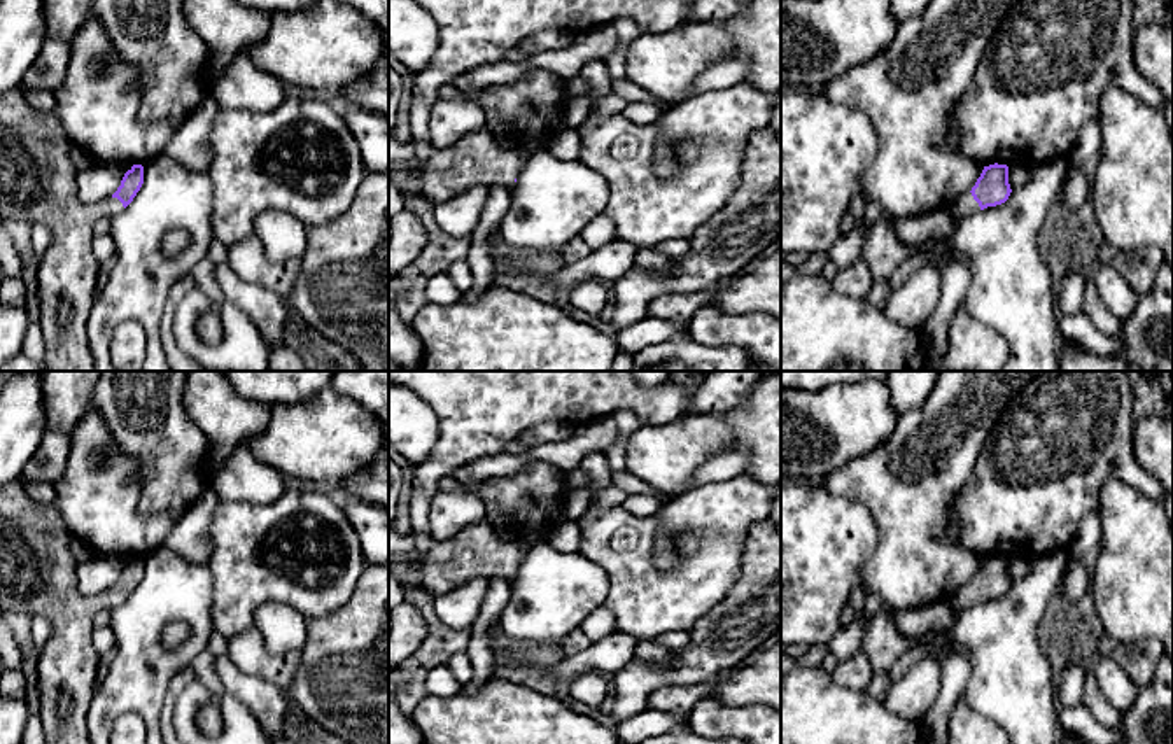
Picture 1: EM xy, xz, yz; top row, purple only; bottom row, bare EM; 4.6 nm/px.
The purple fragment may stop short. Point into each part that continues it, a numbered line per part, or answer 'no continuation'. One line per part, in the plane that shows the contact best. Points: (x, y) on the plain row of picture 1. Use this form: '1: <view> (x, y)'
1: yz (965, 597)

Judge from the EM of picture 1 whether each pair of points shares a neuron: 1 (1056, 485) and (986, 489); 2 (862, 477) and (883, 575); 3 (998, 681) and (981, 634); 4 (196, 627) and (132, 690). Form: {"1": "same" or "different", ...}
{"1": "same", "2": "same", "3": "same", "4": "same"}

